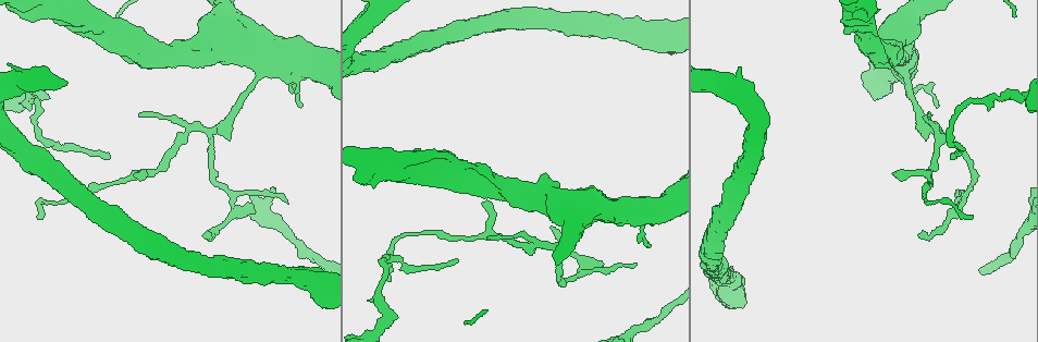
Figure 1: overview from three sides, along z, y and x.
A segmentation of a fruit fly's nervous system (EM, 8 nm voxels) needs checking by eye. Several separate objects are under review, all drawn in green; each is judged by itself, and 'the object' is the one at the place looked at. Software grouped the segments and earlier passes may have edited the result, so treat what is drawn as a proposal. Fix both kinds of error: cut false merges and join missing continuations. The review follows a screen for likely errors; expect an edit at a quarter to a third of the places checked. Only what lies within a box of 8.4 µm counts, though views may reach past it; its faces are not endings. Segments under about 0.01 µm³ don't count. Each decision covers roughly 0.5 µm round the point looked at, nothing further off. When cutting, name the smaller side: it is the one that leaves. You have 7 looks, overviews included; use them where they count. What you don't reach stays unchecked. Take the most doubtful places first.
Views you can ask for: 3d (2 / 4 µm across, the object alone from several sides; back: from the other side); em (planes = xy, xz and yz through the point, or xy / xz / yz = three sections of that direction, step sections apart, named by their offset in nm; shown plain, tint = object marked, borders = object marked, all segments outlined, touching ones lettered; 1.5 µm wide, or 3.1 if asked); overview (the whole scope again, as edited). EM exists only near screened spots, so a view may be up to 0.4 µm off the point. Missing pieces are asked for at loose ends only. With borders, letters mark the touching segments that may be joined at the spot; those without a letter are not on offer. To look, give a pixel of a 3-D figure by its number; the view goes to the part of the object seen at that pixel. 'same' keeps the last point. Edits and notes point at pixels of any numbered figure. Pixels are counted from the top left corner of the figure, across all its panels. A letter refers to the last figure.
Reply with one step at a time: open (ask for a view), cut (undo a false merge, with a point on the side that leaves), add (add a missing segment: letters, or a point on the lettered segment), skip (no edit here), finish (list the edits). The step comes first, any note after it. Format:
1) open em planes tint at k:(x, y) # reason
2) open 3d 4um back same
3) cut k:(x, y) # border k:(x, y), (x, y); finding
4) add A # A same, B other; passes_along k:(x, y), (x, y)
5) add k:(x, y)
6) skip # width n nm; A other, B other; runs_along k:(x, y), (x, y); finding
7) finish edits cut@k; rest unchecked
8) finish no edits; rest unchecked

open 3d 4um at 1:(109, 156) # end of a long branch

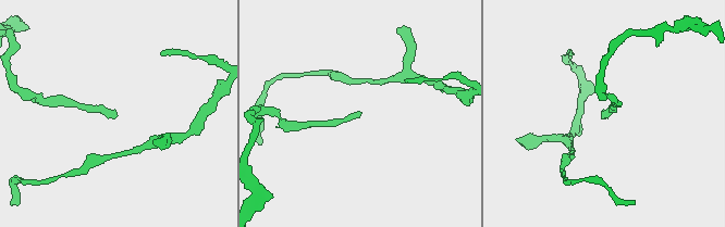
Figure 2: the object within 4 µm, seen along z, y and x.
open em xz step 8 tint at 2:(601, 115) # shape alone is not enough

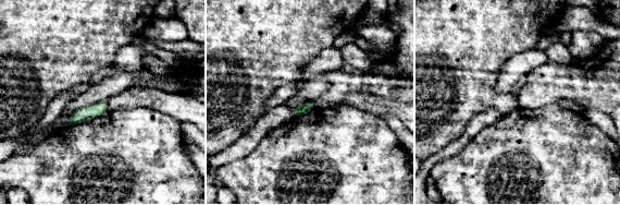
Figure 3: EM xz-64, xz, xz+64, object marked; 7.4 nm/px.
open em planes borders same

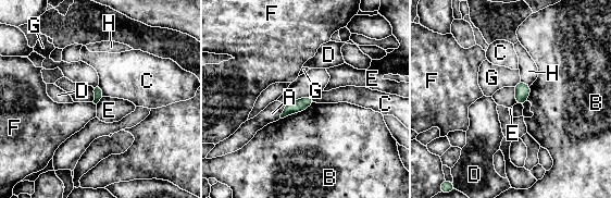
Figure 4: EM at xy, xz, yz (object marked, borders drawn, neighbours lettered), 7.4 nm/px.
skip # A other, B other, C other, D other, E other, F other, G other, H other; border 4:(104, 97), (96, 103); none of them fits

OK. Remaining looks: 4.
open 3d 2um at 1:(937, 129) # a fork

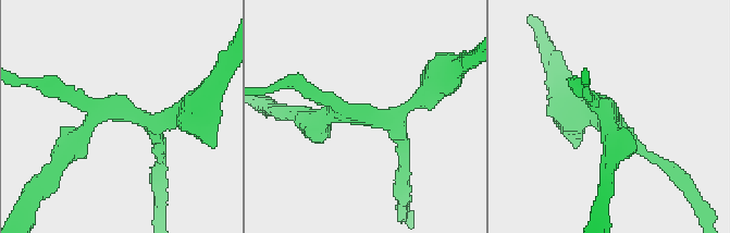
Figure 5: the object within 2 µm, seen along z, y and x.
open em planes borders at 5:(152, 120) # now the EM

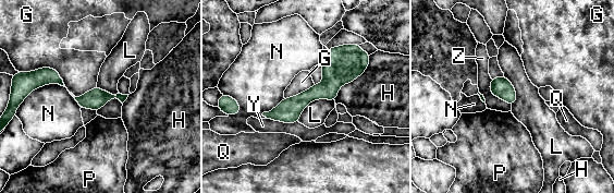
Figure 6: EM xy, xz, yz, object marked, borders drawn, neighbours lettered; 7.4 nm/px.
skip # G other, H other, L other, N other, P other, Q other, Y other, Z other; border 6:(334, 100), (311, 100), (297, 121); continuous, no second cell

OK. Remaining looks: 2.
open em planes tint at 1:(38, 93) # abrupt turn

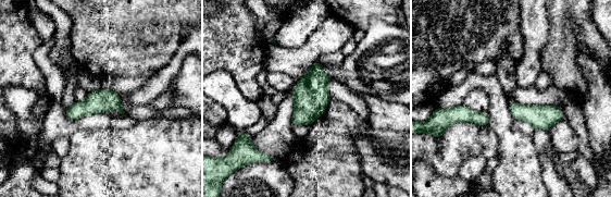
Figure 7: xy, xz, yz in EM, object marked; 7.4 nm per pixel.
open em planes borders same

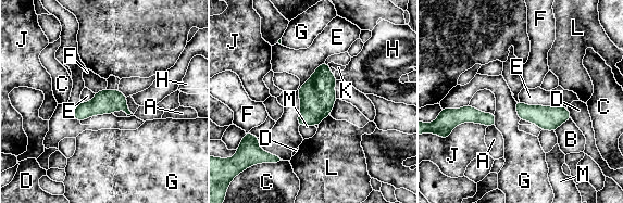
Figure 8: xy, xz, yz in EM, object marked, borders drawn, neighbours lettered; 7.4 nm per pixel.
skip # width 40 nm; A other, B other, C other, D other, E other, F other, G other, H other, J other, K other, L other, M other; border 8:(106, 88), (95, 93); one cell here

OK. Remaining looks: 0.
finish no edits; rest unchecked

